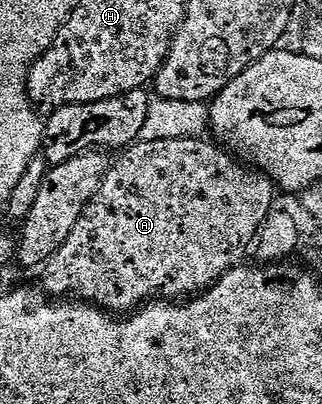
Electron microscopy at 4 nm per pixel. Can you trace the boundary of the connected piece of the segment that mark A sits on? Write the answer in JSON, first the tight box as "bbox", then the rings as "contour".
{"bbox":[41,137,275,316],"contour":[[[204,137],[184,138],[183,140],[151,140],[150,142],[136,141],[132,146],[120,151],[112,159],[109,171],[105,173],[103,184],[99,184],[99,192],[83,208],[83,216],[79,216],[71,236],[67,236],[67,244],[51,256],[51,260],[45,263],[41,282],[44,293],[49,296],[68,296],[73,300],[80,300],[102,310],[108,310],[117,316],[125,316],[130,312],[146,305],[150,300],[188,300],[198,294],[204,294],[211,289],[223,275],[233,267],[242,265],[245,258],[251,254],[251,247],[256,243],[257,233],[261,231],[261,225],[267,220],[267,216],[275,208],[273,193],[275,187],[266,174],[260,170],[238,160],[228,149],[222,148],[216,141],[205,142]]]}

